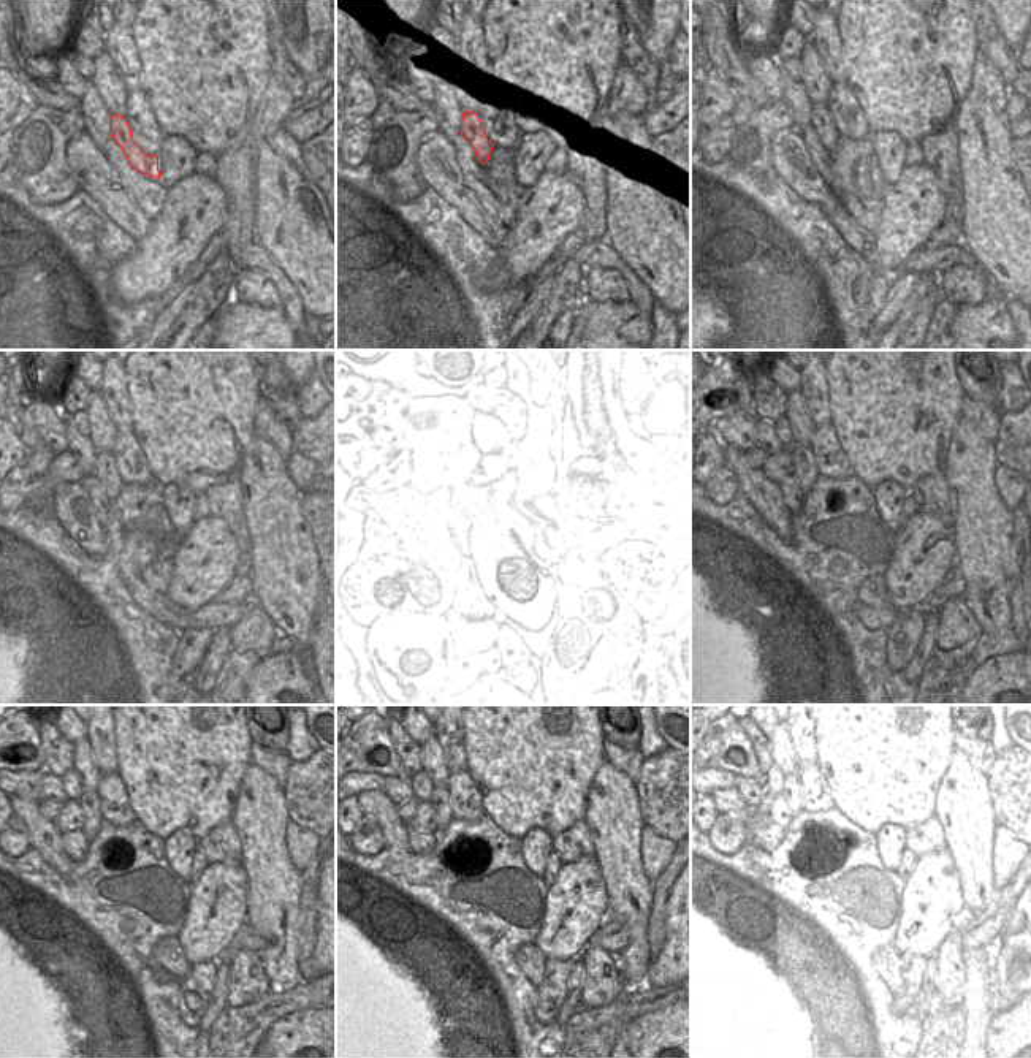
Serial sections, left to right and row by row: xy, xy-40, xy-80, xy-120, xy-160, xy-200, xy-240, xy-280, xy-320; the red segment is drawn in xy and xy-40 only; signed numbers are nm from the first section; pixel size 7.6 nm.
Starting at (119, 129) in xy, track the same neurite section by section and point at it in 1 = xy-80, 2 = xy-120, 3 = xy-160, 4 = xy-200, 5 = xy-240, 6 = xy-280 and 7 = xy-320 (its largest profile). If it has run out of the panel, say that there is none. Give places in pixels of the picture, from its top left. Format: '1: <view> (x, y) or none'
1: xy-80 (822, 122)
2: xy-120 (106, 474)
3: xy-160 (453, 472)
4: xy-200 (805, 471)
5: xy-240 (89, 800)
6: xy-280 (439, 799)
7: xy-320 (792, 792)

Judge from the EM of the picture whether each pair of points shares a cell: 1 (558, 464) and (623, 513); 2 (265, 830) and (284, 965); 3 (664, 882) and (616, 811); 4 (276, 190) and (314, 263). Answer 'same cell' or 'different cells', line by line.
1: different cells
2: same cell
3: different cells
4: same cell

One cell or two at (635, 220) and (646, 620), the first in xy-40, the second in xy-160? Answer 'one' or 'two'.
one

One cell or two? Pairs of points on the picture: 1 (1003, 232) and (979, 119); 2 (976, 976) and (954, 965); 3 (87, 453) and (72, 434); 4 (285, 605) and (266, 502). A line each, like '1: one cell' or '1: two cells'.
1: one cell
2: two cells
3: one cell
4: one cell

